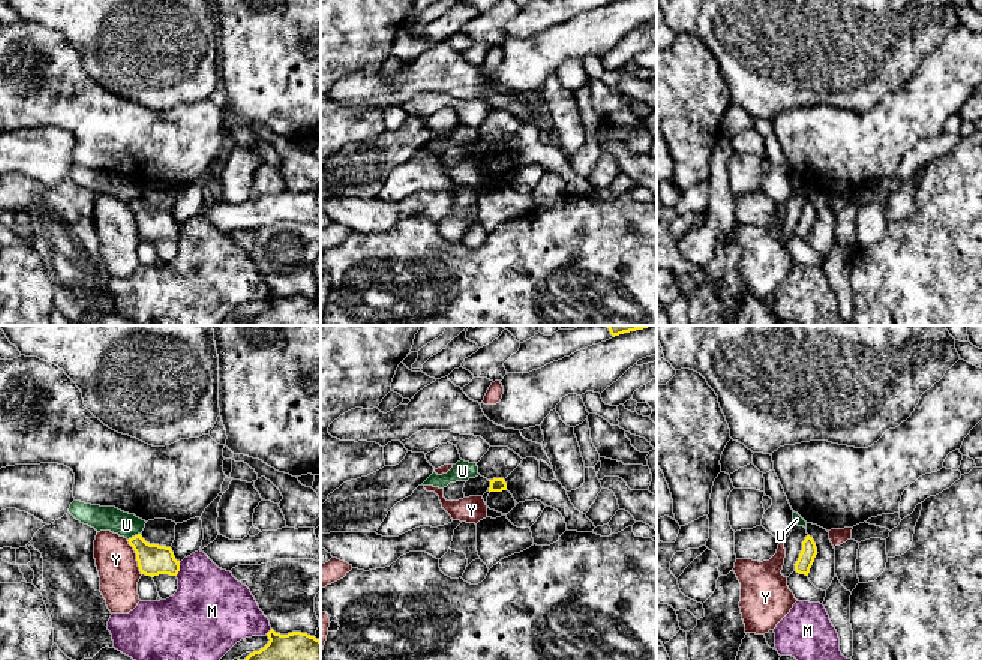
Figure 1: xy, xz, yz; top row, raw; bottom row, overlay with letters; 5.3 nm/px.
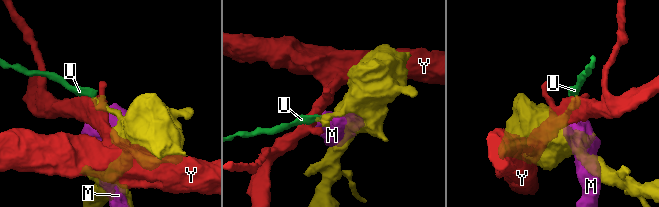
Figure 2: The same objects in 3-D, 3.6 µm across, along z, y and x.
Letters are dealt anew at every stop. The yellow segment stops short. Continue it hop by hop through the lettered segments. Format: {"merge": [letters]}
{"merge": []}

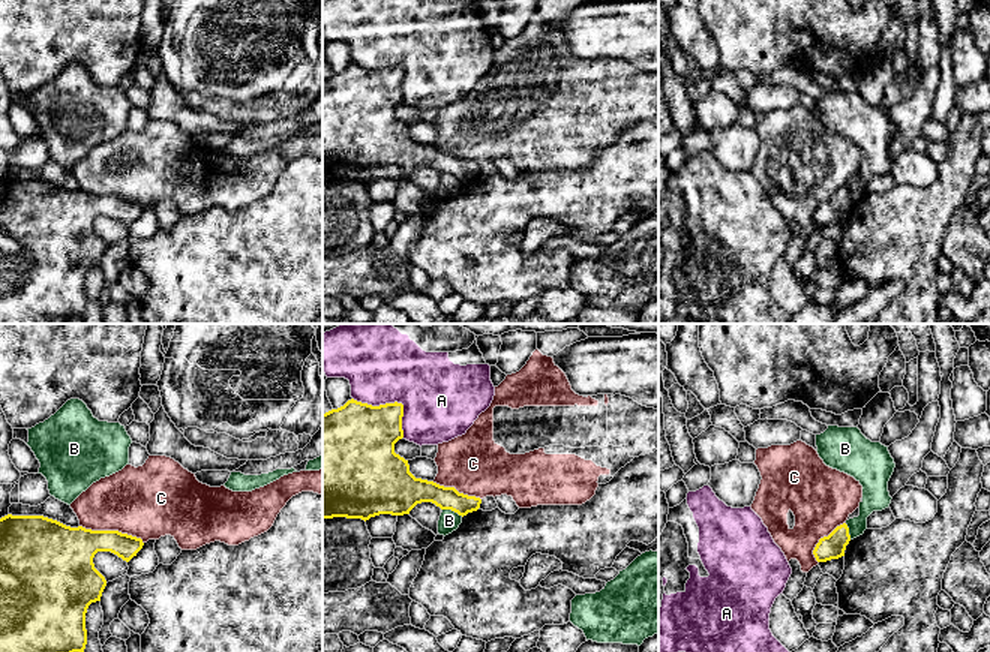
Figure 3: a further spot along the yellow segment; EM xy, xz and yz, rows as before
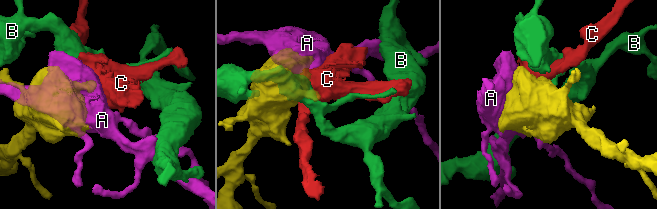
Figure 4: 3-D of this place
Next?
{"merge": []}

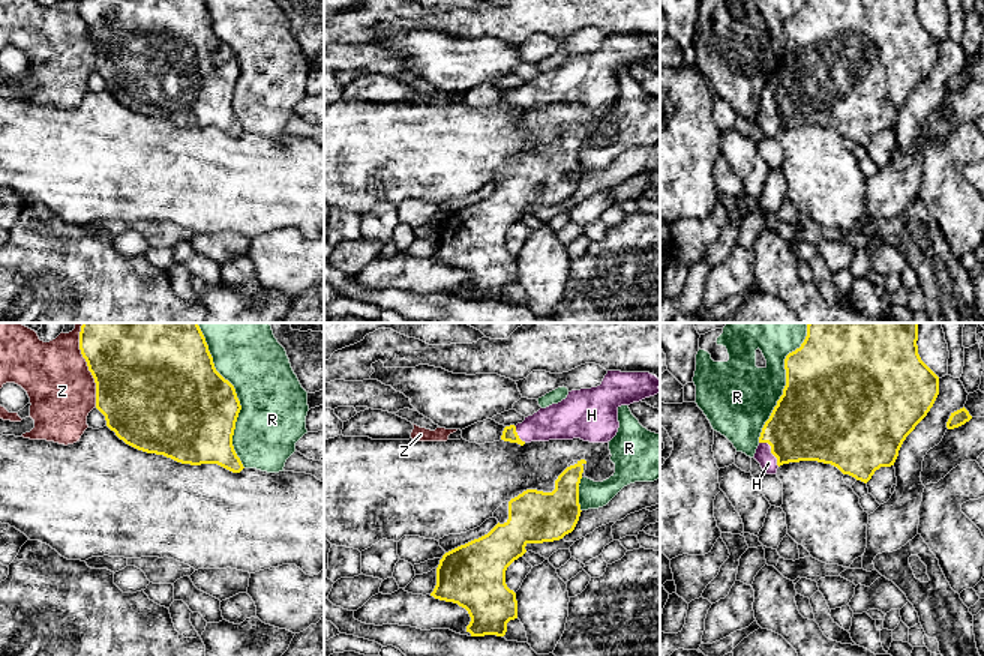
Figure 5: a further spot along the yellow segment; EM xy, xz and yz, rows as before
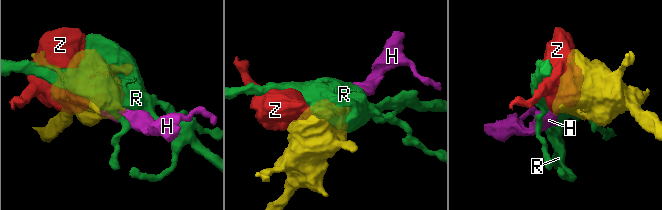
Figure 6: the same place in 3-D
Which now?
{"merge": ["H"]}

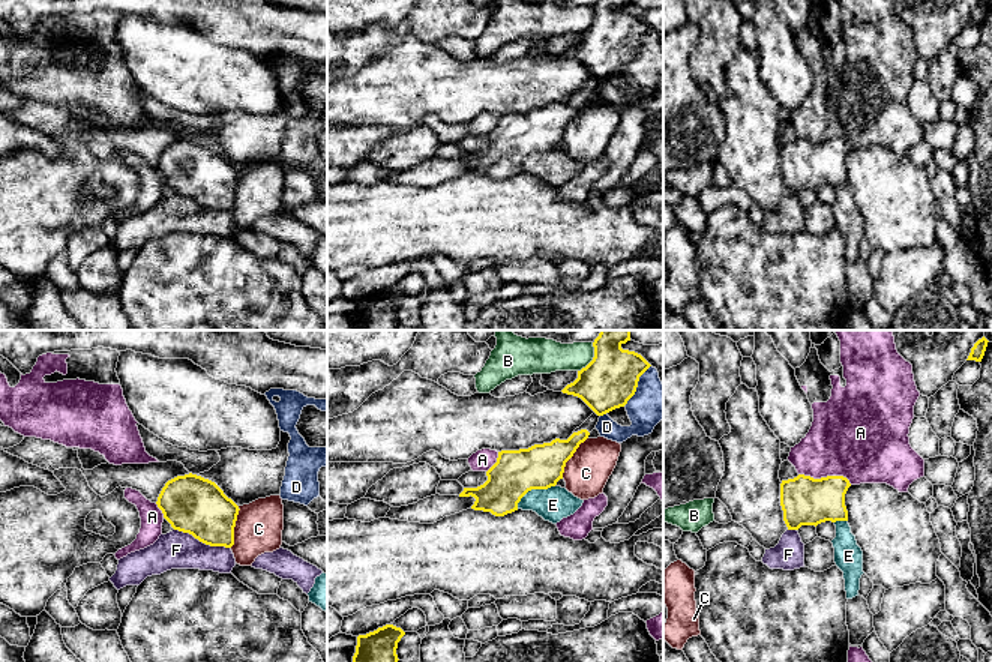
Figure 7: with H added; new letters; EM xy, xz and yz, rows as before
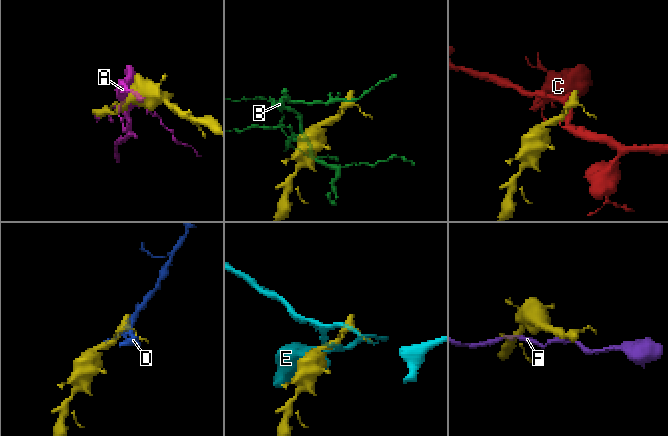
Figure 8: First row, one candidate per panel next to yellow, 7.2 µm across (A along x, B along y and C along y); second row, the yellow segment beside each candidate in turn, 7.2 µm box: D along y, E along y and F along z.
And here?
{"merge": []}

